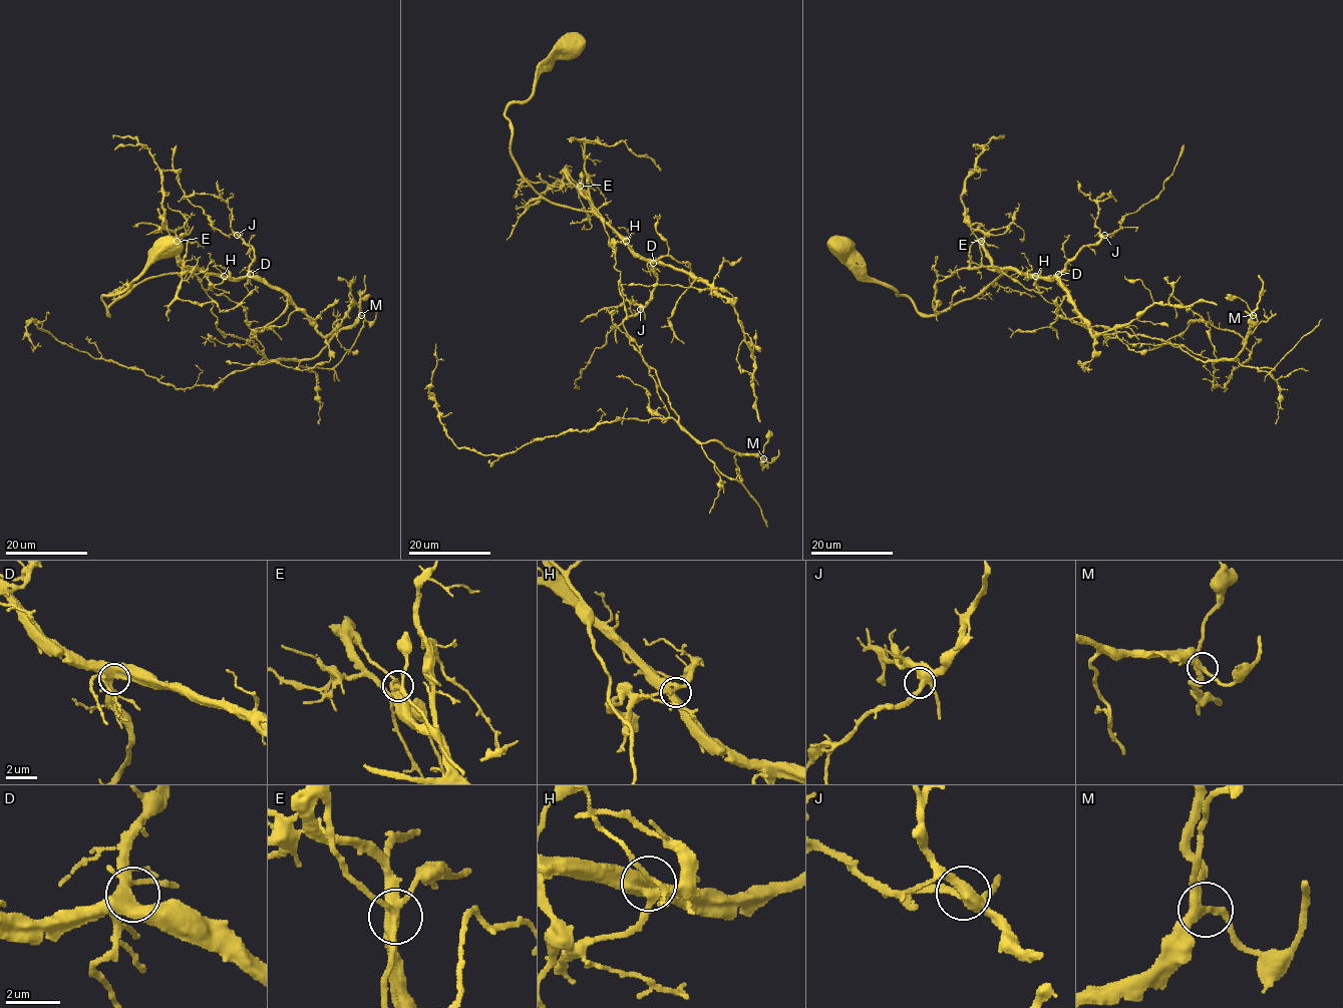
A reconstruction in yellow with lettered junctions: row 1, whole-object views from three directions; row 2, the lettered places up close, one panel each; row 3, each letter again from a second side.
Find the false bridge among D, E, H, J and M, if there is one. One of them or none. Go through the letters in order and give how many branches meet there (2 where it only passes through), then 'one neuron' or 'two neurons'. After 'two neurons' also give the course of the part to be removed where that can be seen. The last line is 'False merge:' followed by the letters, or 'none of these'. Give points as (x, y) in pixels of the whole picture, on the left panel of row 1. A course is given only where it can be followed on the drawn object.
D: 5 branches meet; one neuron
E: 5 branches meet; one neuron
H: 3 branches meet; one neuron
J: 5 branches meet; one neuron
M: 4 branches meet; one neuron
False merge: none of these

